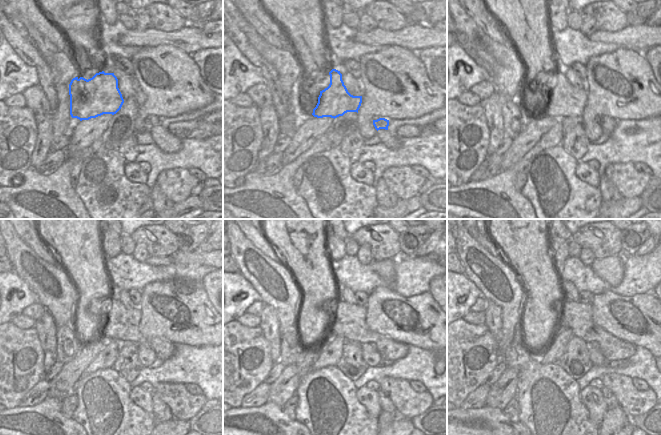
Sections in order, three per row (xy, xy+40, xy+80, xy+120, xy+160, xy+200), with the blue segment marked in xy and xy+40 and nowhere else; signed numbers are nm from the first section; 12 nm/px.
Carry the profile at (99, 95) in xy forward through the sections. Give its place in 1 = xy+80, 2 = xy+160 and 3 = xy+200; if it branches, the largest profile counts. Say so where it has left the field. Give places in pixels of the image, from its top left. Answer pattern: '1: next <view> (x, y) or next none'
1: next xy+80 (565, 100)
2: next xy+160 (349, 322)
3: next xy+200 (576, 316)

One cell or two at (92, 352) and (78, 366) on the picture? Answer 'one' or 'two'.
one

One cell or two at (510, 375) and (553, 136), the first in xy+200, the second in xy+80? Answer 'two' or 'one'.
two

